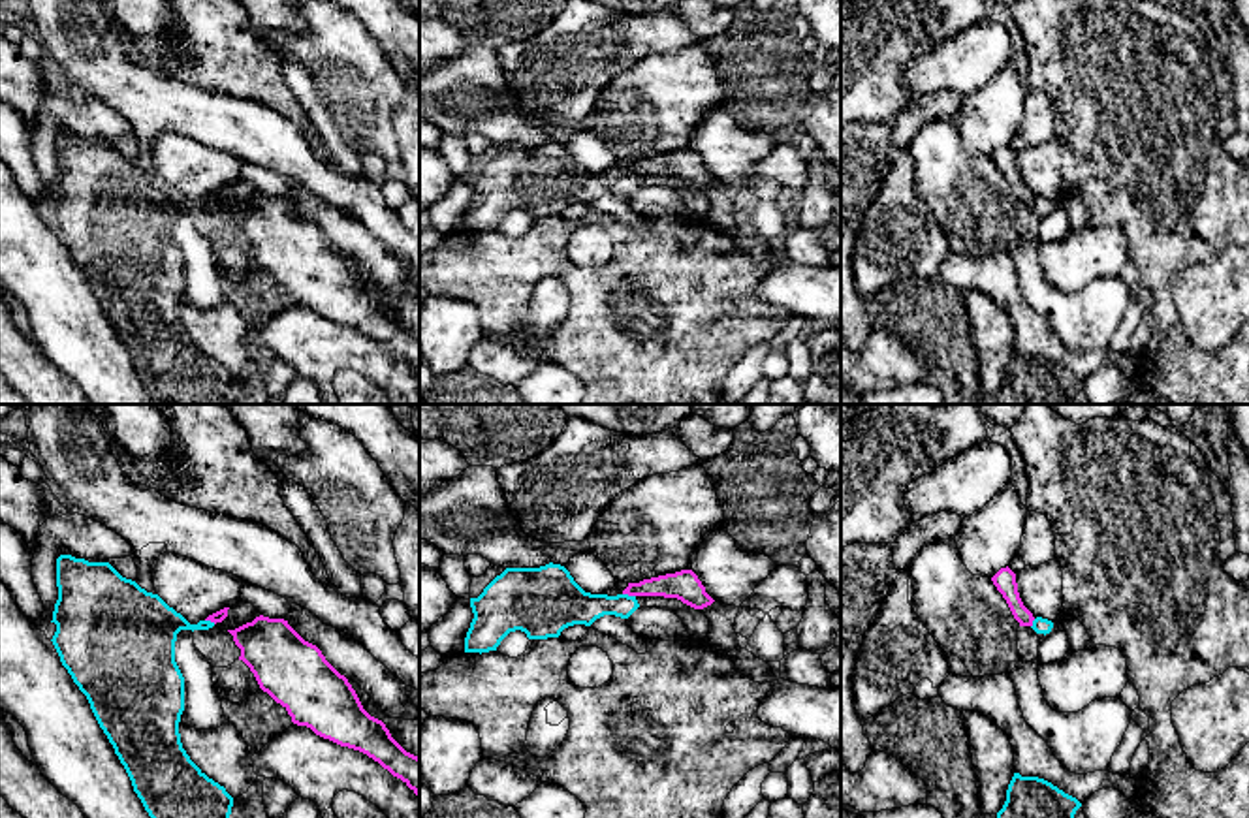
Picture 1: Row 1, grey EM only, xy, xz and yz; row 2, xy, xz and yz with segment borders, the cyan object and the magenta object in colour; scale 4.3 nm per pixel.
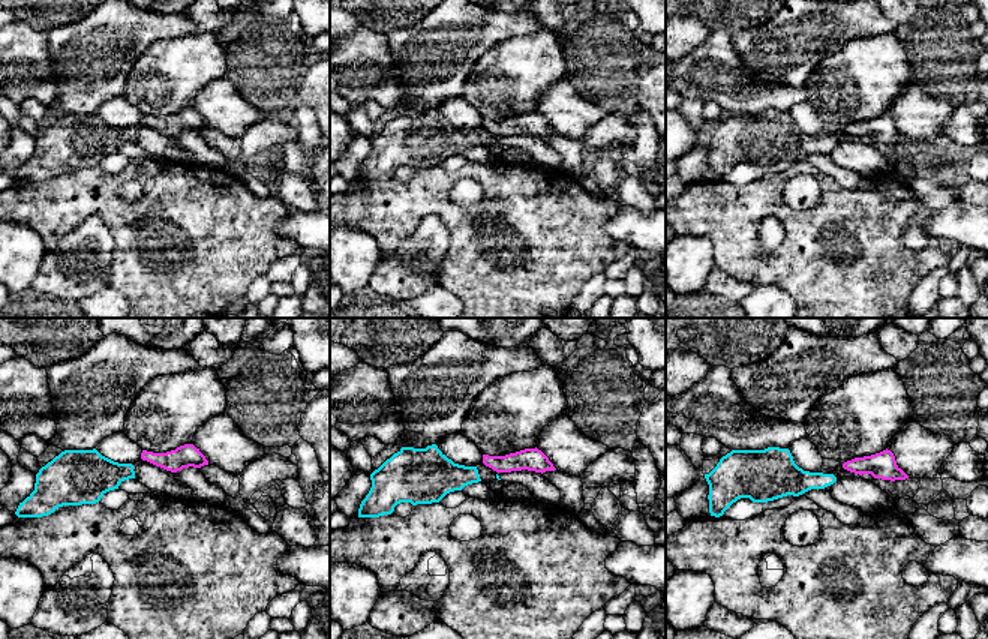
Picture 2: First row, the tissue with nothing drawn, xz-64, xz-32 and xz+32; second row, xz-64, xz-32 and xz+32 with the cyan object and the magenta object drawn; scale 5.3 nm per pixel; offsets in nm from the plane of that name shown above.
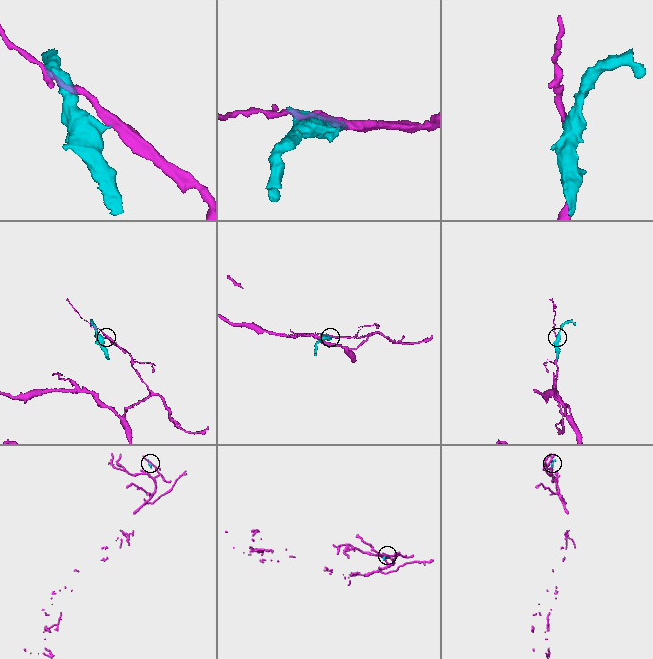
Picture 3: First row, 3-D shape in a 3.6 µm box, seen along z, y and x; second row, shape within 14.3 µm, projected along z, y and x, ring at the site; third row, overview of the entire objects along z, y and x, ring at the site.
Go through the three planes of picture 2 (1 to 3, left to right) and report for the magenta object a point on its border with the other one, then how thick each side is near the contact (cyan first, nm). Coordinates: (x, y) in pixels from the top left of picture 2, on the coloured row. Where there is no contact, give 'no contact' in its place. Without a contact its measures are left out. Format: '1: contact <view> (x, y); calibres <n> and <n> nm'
1: no contact
2: no contact
3: no contact

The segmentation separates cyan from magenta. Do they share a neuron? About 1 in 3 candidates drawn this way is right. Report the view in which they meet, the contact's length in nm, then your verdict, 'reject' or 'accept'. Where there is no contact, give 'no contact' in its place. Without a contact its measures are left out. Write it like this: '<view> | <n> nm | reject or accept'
xz | 60 nm | reject

